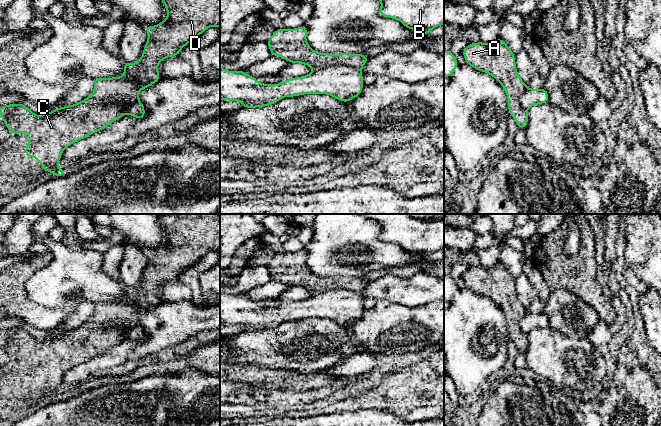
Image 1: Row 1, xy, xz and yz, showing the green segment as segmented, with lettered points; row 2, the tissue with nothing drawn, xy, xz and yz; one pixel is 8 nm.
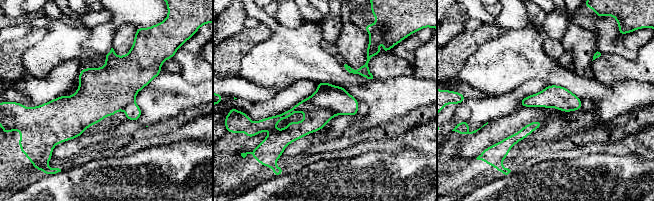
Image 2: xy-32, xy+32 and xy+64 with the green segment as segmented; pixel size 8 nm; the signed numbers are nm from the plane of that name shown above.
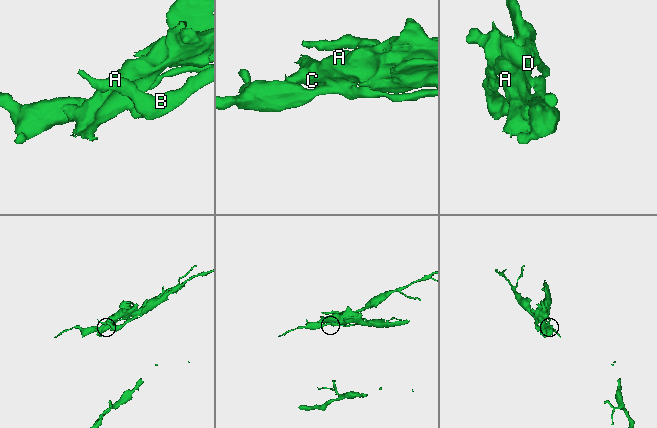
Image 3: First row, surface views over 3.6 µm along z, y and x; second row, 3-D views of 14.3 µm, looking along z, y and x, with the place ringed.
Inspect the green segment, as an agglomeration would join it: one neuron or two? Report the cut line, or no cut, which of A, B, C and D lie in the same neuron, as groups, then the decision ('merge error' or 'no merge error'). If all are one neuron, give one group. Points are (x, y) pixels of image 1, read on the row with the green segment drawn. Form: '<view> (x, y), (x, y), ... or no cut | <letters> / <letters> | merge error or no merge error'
xy (103, 99), (109, 96), (121, 95), (129, 100), (139, 100) | A C D / B | merge error

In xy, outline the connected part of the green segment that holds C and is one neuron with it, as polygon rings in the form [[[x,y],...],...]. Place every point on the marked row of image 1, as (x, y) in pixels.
[[[161,0],[168,13],[166,19],[155,26],[145,26],[148,33],[148,40],[143,48],[143,54],[137,63],[124,62],[124,74],[121,77],[93,78],[94,90],[92,94],[73,105],[58,107],[52,112],[46,112],[43,115],[34,114],[23,103],[2,105],[0,115],[2,121],[6,124],[9,134],[28,133],[30,144],[25,145],[25,158],[34,156],[38,163],[42,164],[42,170],[51,172],[55,177],[62,177],[67,174],[67,170],[57,167],[59,160],[65,148],[73,143],[80,141],[91,134],[104,130],[109,124],[120,119],[125,115],[125,111],[119,105],[110,105],[104,101],[105,98],[122,96],[129,101],[139,101],[139,92],[141,89],[148,88],[161,79],[158,72],[158,64],[171,56],[179,56],[181,49],[191,41],[198,38],[207,28],[220,28],[220,0]]]

